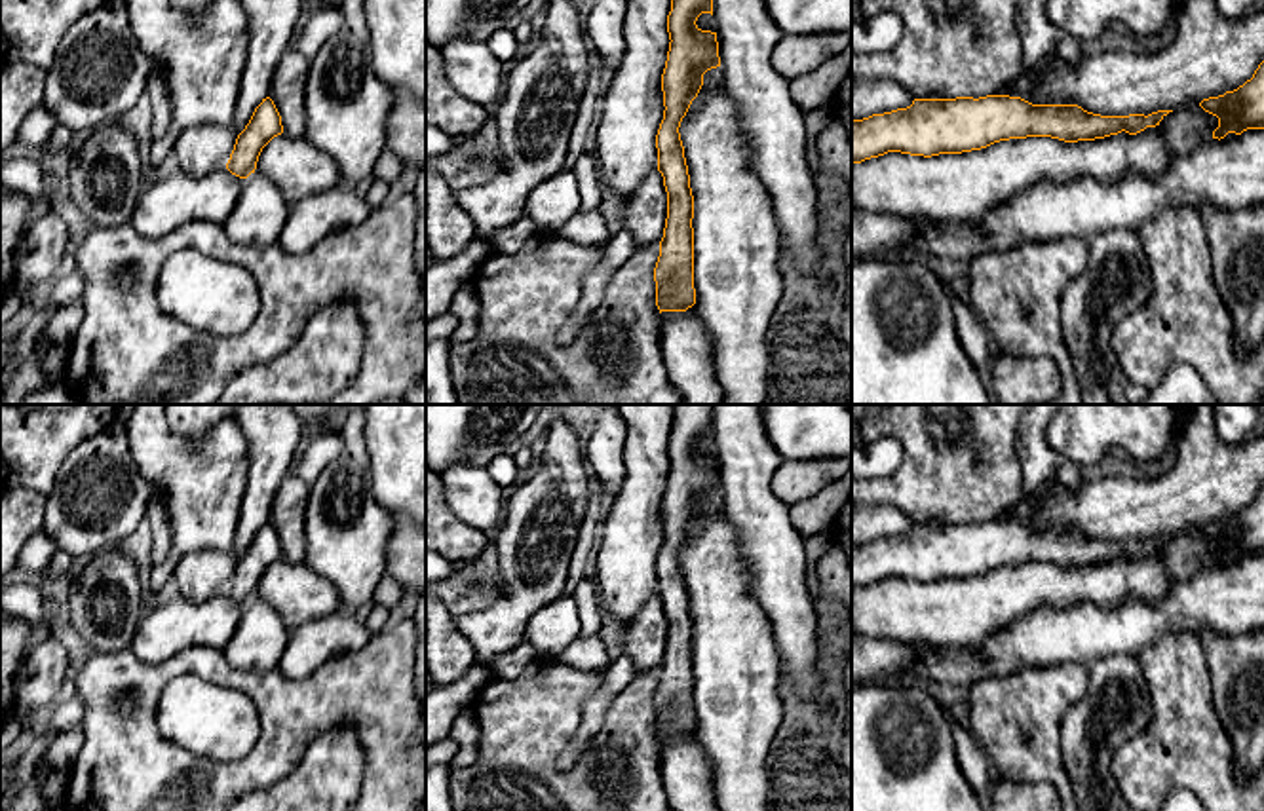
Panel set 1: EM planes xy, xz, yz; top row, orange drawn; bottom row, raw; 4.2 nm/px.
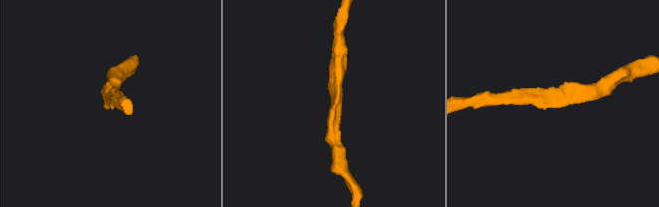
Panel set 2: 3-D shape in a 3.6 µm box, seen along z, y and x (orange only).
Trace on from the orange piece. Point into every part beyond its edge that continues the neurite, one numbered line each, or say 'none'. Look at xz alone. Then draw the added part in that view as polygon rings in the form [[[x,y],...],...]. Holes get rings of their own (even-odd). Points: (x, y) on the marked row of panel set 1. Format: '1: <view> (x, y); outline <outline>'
none

